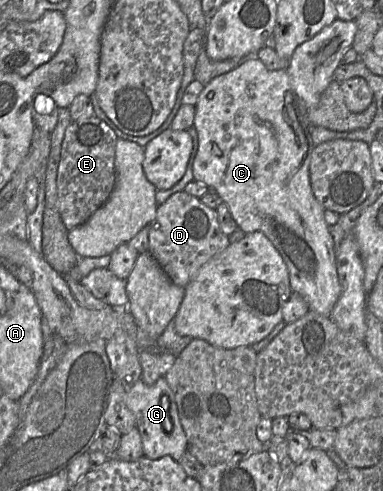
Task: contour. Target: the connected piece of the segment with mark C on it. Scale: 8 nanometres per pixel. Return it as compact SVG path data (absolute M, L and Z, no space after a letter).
M250 58L235 67L234 69L213 78L204 85L195 104L195 115L193 126L198 135L198 152L193 162L194 181L206 185L210 190L215 191L222 201L228 206L233 219L245 233L262 232L269 238L274 247L282 256L289 273L290 287L293 292L301 295L307 302L309 310L313 310L323 316L330 317L332 309L337 302L341 285L336 269L336 256L333 238L329 231L329 225L324 219L325 209L315 198L309 176L310 159L313 144L308 132L308 124L305 118L301 117L296 108L296 96L290 84L290 79L285 69L268 70L265 65L257 58Z

